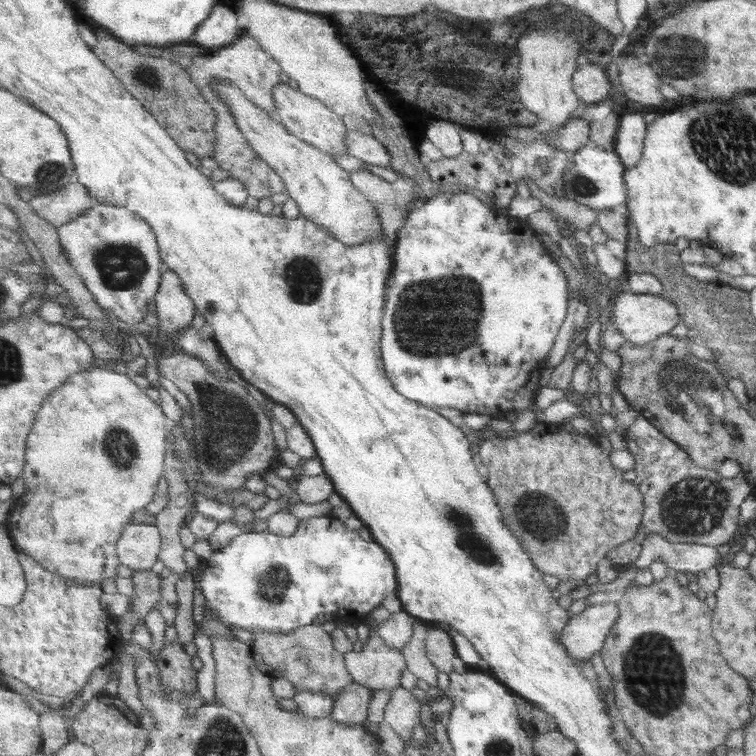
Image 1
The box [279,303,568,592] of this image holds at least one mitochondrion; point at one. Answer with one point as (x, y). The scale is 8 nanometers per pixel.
(478, 549)

